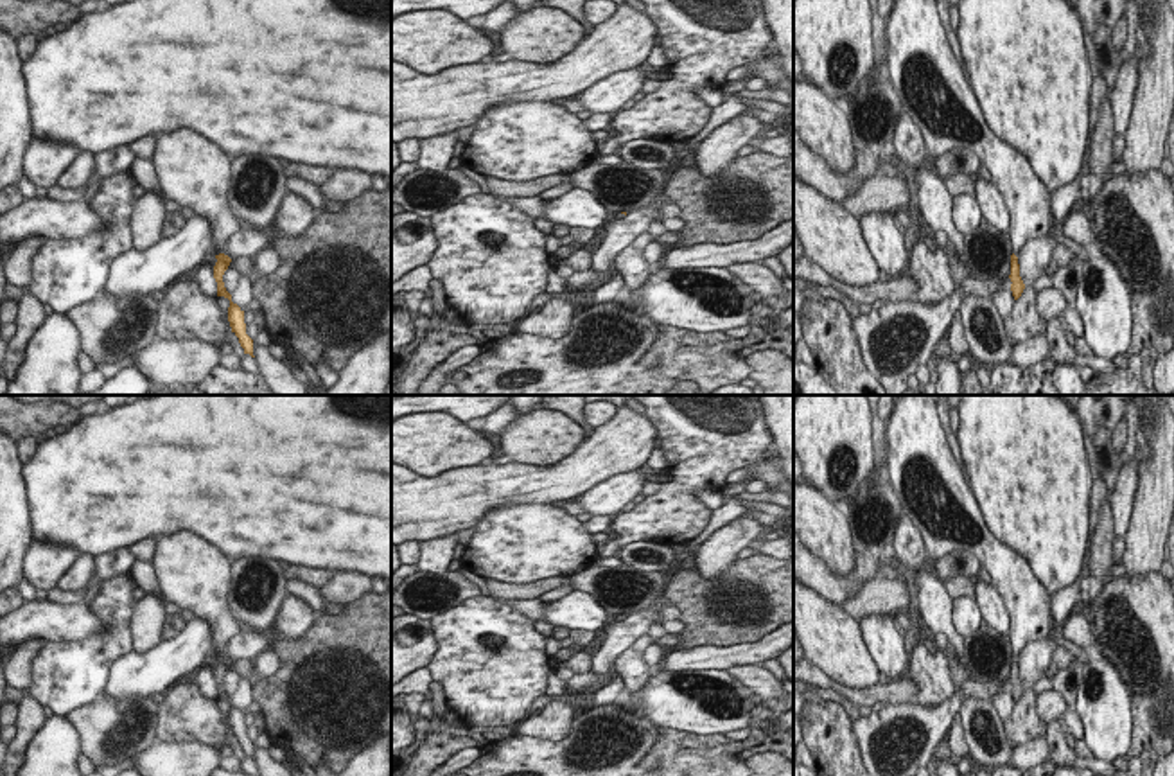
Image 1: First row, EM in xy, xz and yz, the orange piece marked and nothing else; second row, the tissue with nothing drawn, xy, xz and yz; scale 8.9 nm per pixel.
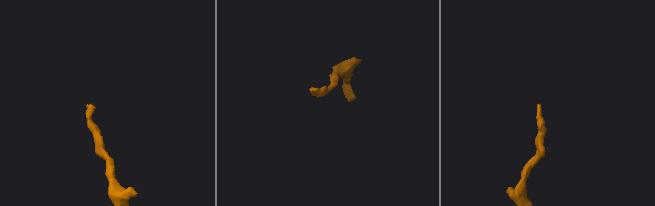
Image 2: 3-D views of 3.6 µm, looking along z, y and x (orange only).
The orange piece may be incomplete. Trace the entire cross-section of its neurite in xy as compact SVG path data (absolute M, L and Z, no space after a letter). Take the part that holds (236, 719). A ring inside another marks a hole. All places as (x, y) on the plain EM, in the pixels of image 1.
M181 530L172 535L158 537L154 557L151 560L154 575L158 578L162 595L167 604L178 605L181 611L188 609L194 620L206 622L212 630L210 650L215 656L214 681L217 684L217 699L230 702L228 724L232 735L239 740L244 756L253 758L253 742L246 736L244 713L232 704L232 697L226 693L223 677L228 672L232 661L224 656L230 639L239 632L235 618L228 607L228 591L232 580L230 560L210 542L199 535Z

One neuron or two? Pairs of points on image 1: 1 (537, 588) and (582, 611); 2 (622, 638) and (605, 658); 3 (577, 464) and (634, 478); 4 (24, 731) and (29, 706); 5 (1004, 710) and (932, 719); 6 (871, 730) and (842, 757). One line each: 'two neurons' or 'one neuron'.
1: two neurons
2: one neuron
3: two neurons
4: one neuron
5: two neurons
6: two neurons

